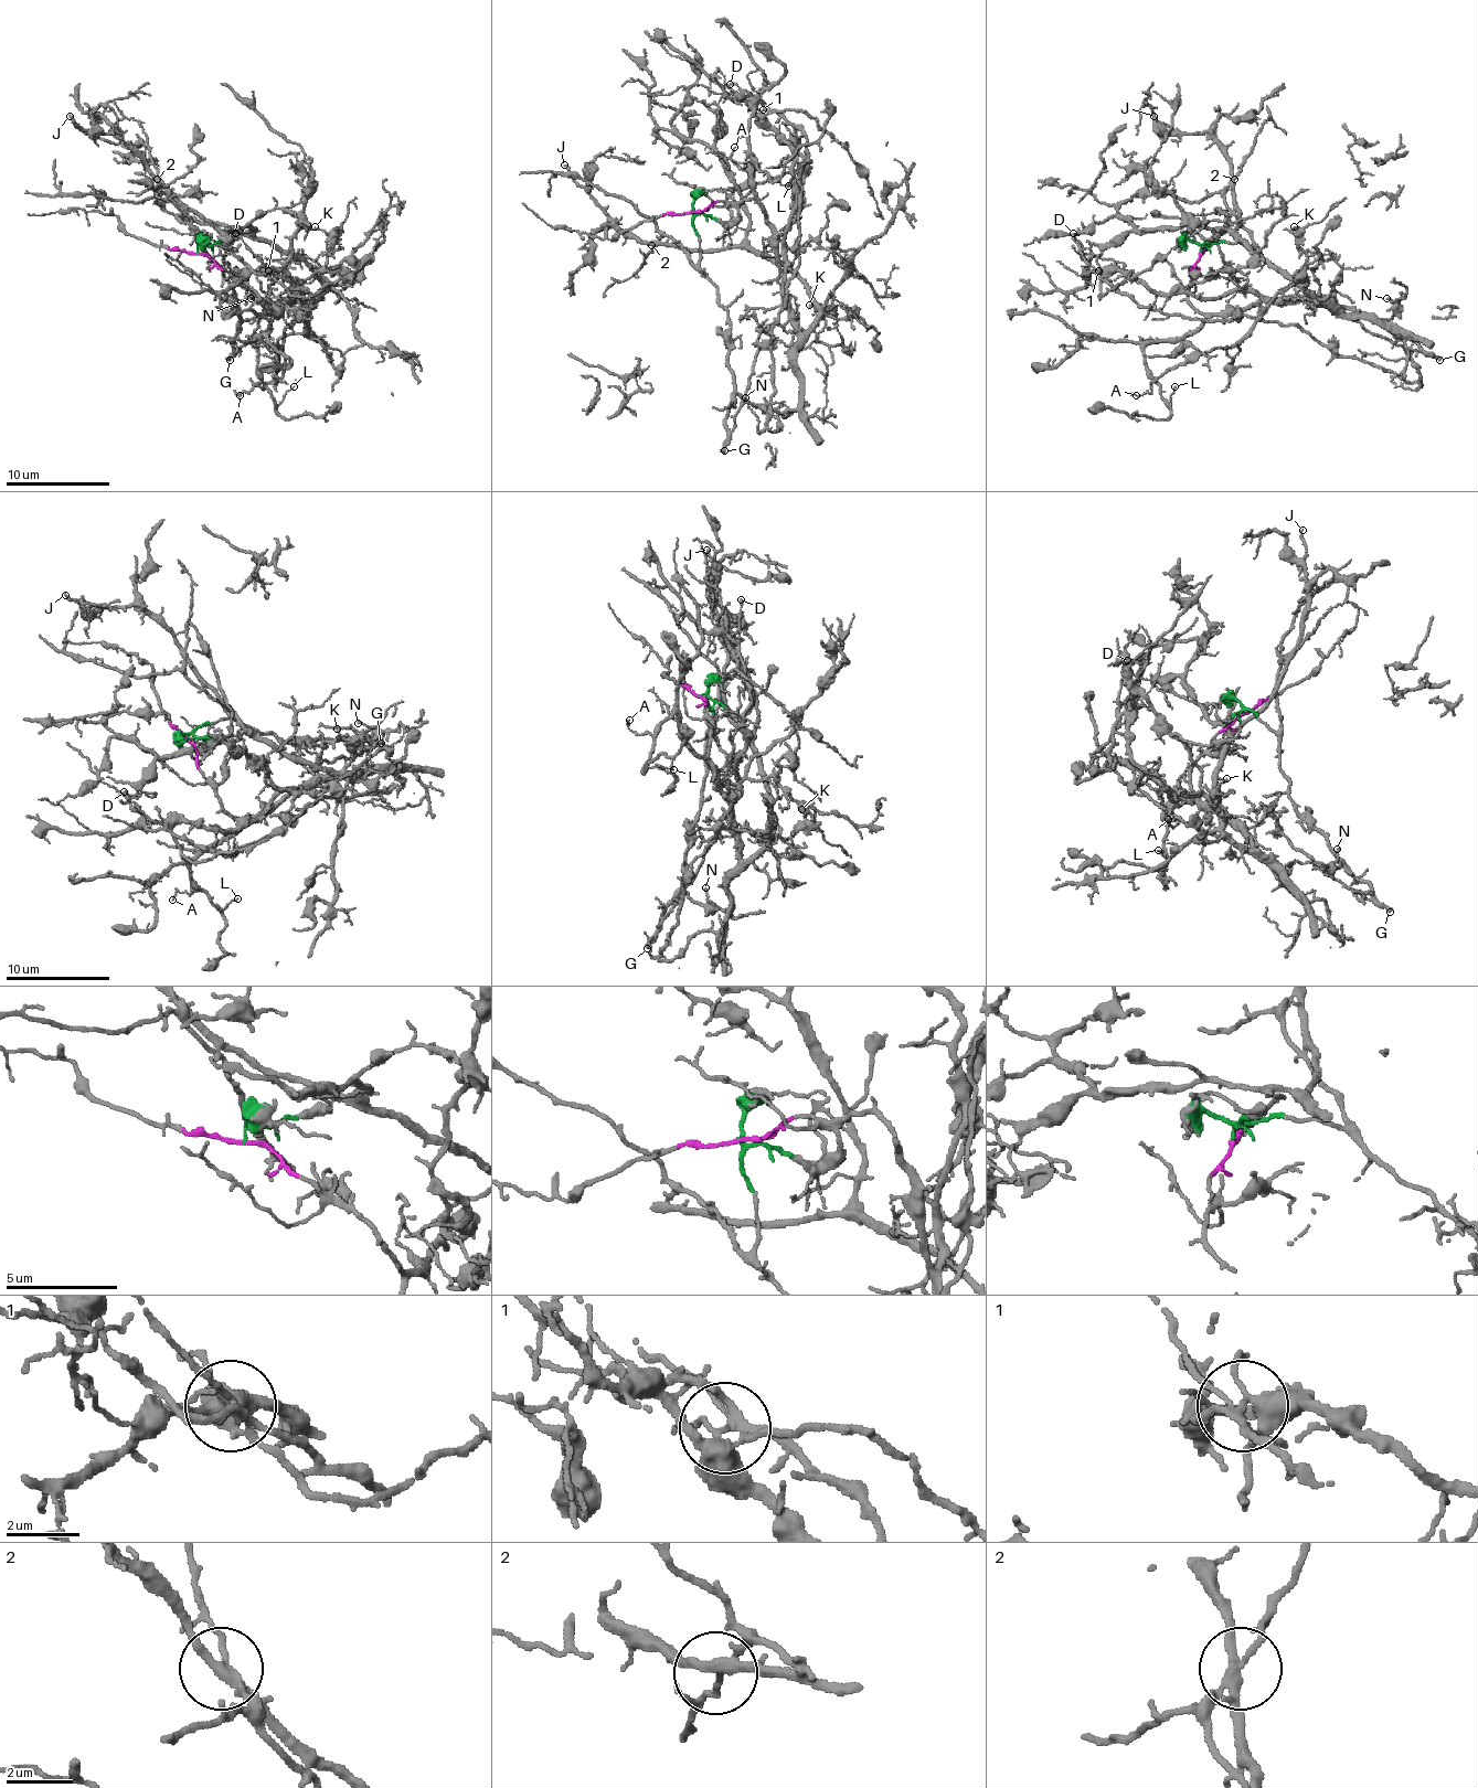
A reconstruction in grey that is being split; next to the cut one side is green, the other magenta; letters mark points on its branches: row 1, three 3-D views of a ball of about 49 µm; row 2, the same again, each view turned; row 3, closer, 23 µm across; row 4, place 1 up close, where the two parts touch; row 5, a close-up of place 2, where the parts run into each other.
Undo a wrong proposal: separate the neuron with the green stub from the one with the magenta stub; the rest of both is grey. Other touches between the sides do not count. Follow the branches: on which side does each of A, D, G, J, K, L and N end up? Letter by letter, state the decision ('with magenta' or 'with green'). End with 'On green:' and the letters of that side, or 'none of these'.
A: with magenta
D: with magenta
G: with green
J: with magenta
K: with magenta
L: with magenta
N: with green
On green: G, N

